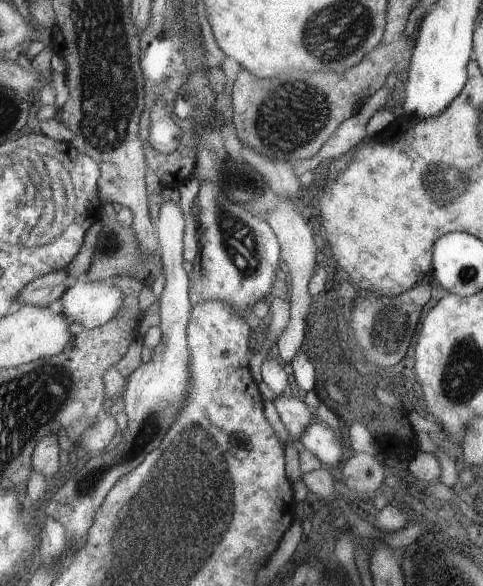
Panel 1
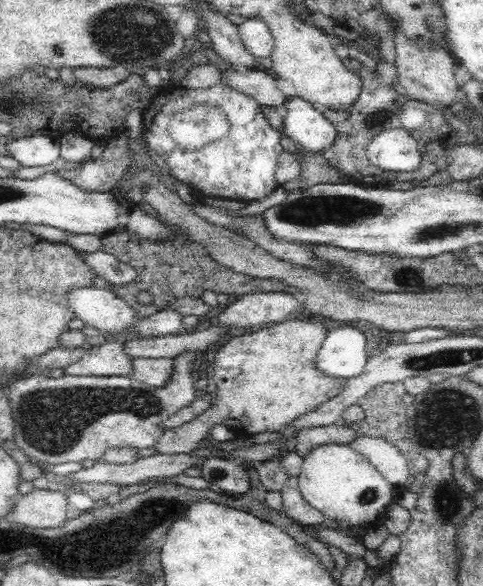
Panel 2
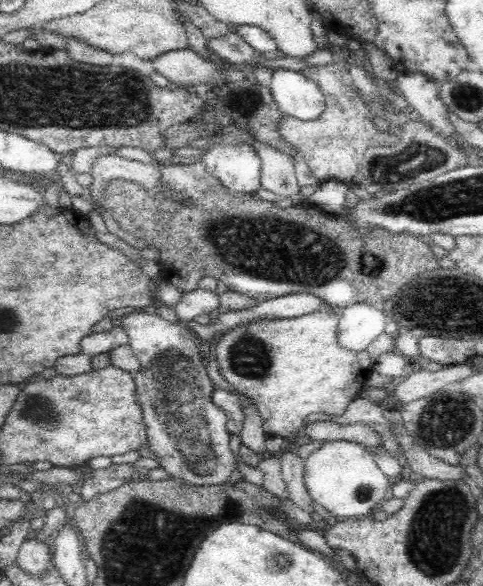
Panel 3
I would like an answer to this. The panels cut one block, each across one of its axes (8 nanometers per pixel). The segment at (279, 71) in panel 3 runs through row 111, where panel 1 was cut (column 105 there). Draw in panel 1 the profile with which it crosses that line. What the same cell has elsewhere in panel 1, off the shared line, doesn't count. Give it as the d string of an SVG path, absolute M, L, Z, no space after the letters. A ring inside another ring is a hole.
M77 279L73 286L59 296L59 314L82 328L95 328L113 318L121 308L123 298L125 294L108 280L83 282Z

